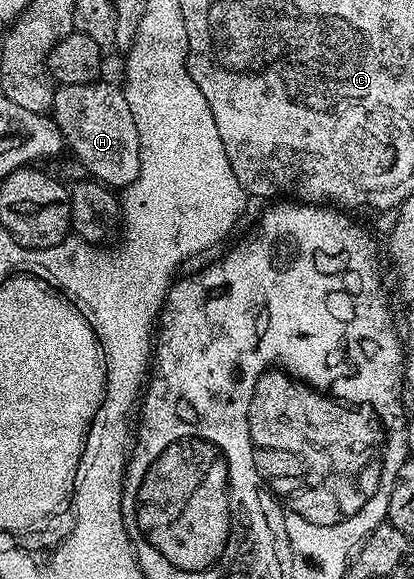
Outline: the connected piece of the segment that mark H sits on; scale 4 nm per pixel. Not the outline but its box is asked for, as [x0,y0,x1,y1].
[51,81,141,189]

